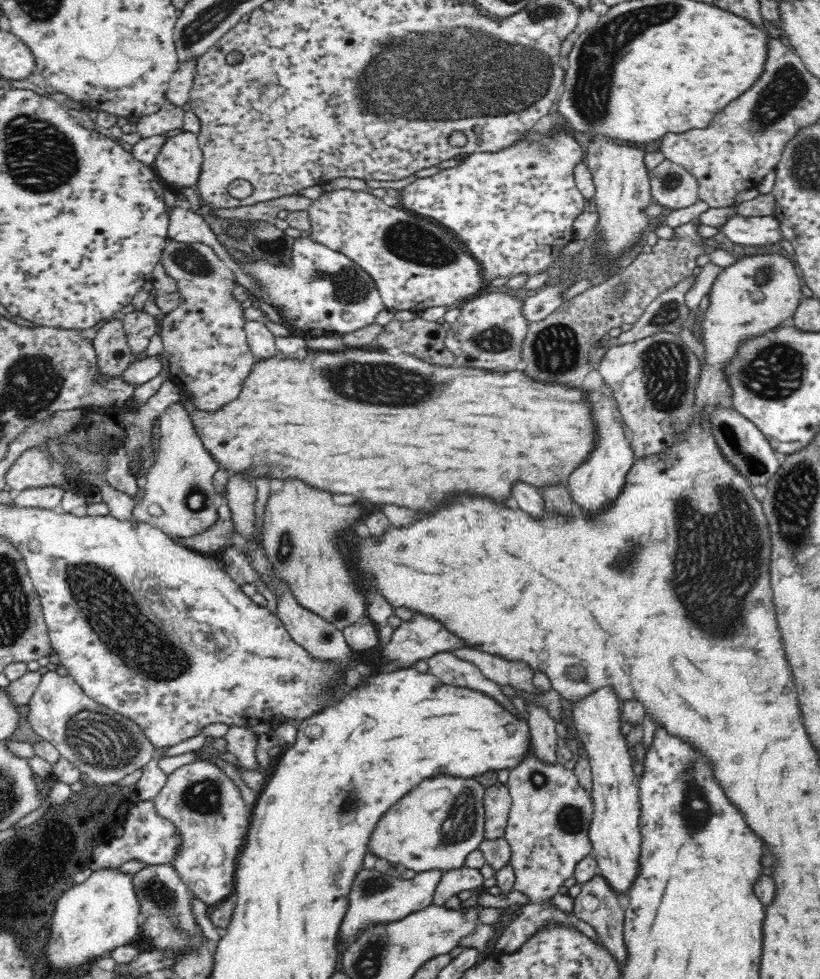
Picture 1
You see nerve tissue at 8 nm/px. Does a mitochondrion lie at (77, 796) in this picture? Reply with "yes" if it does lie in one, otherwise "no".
no

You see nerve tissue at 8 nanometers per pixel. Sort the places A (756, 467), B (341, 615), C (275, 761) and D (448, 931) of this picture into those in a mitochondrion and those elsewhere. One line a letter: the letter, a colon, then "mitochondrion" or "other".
A: mitochondrion
B: mitochondrion
C: other
D: mitochondrion

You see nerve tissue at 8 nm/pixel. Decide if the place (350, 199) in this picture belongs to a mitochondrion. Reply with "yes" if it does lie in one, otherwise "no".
no

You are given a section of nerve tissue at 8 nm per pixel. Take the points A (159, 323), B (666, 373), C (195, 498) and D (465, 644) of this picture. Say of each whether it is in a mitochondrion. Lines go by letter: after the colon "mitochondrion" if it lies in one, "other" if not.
A: other
B: mitochondrion
C: mitochondrion
D: other

